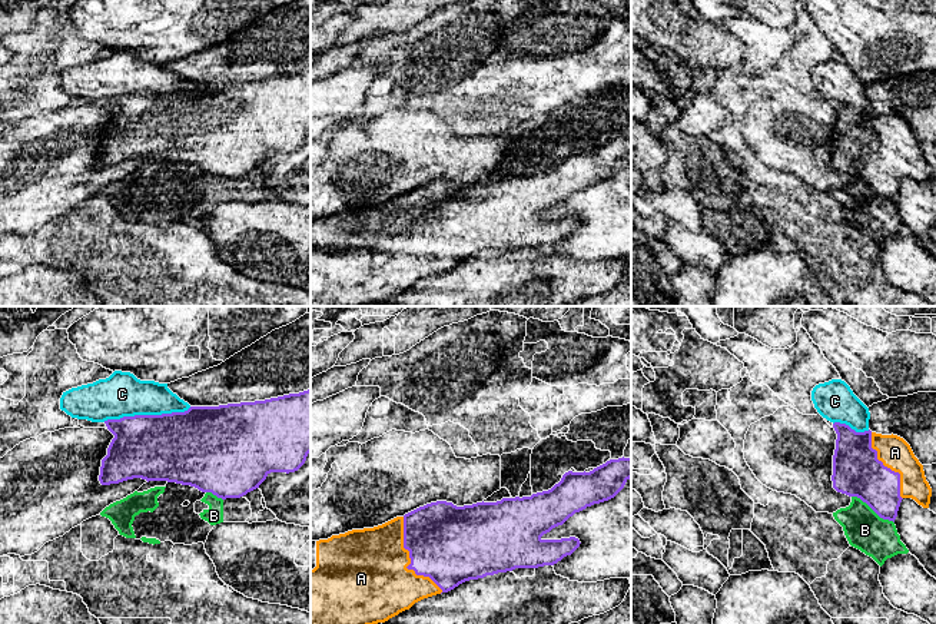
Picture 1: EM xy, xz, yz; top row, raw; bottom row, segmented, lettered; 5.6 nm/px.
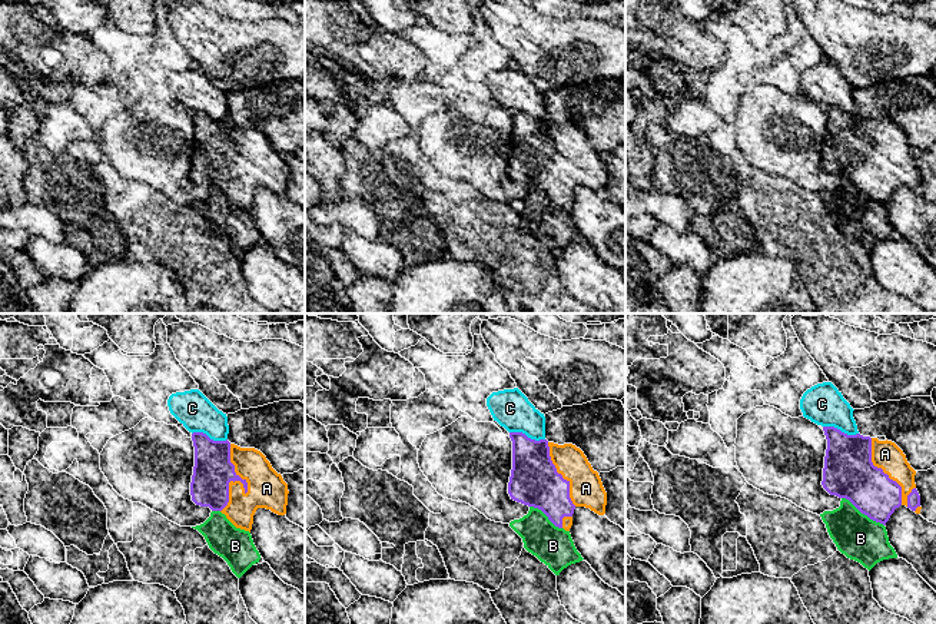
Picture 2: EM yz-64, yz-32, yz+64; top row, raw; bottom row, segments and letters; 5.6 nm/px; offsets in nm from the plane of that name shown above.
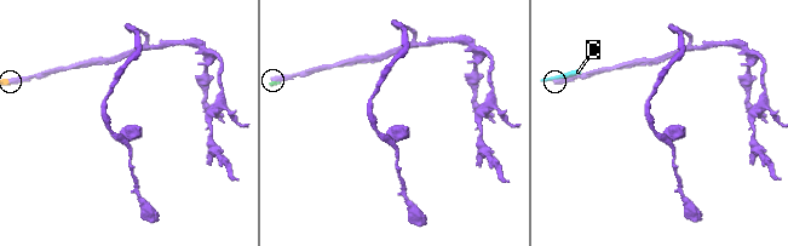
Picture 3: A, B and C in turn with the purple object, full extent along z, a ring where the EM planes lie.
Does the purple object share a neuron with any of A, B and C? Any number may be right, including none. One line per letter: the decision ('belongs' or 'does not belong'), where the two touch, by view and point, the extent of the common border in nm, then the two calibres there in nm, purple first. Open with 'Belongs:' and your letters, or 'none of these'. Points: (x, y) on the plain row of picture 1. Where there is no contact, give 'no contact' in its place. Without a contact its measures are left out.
Belongs: A
A: belongs; meets purple in xz at (411, 241); contact 480 nm long; 440 nm thick on the purple side, 440 nm on the other
B: does not belong; meets purple in yz at (873, 189); contact 280 nm long; 280 nm thick on the purple side, 220 nm on the other
C: does not belong; meets purple in xy at (146, 95); contact 500 nm long; 400 nm thick on the purple side, 240 nm on the other

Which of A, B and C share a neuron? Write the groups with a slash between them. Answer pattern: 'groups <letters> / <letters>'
groups A / B / C

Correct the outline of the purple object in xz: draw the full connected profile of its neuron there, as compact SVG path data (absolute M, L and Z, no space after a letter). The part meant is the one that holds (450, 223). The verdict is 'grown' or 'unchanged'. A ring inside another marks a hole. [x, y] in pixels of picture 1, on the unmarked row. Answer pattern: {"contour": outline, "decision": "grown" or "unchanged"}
{"contour": "M631 137L610 139L590 152L568 150L551 169L457 186L437 180L382 205L311 220L311 306L368 306L459 263L512 250L554 245L578 226L575 216L542 219L575 192L614 177L631 157Z", "decision": "grown"}

